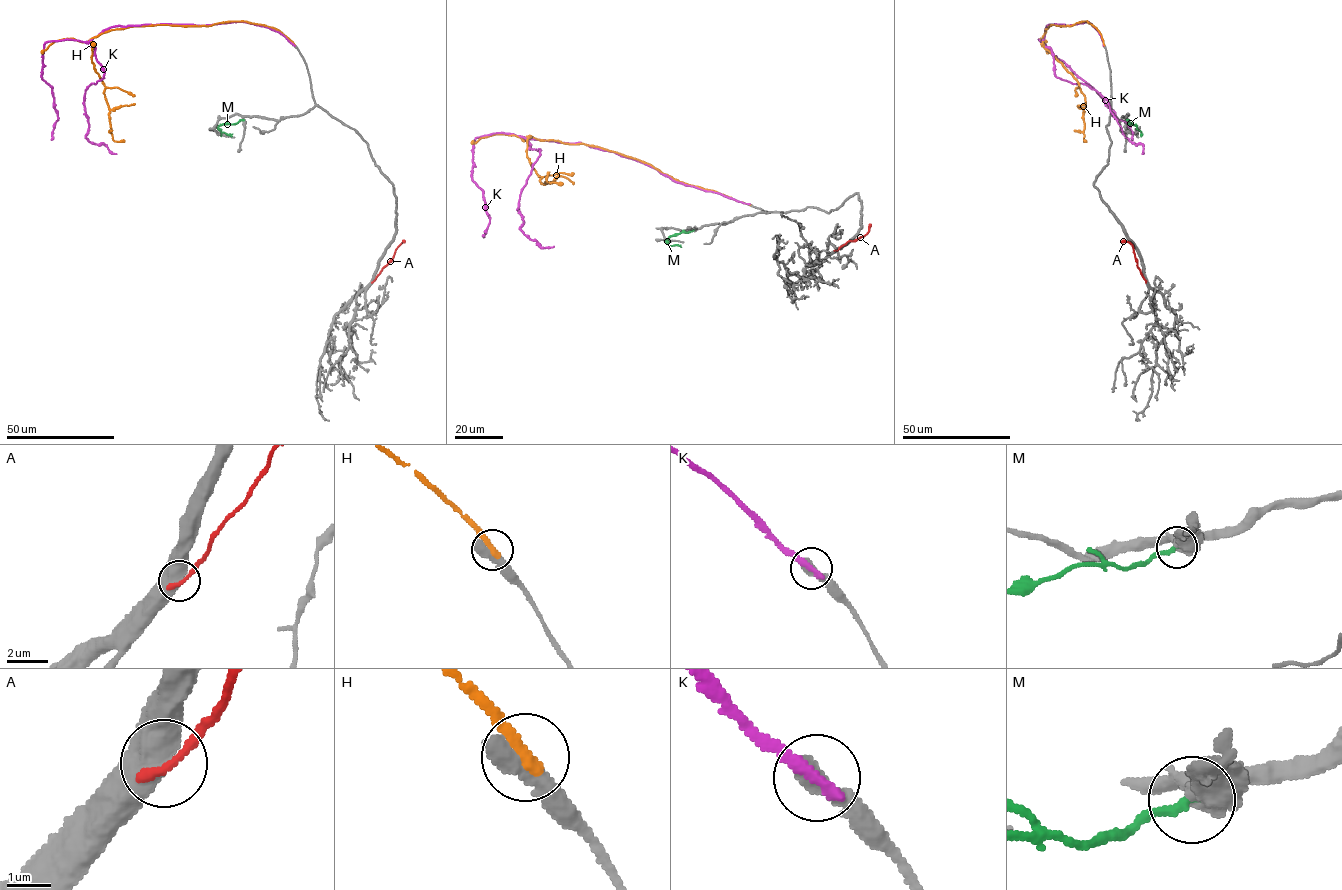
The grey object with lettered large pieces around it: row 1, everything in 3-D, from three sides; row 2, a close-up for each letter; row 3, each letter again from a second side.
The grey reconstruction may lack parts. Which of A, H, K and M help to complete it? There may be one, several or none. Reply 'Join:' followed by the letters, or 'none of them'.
Join: H

